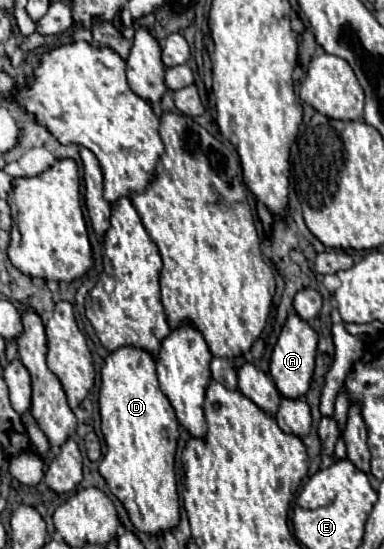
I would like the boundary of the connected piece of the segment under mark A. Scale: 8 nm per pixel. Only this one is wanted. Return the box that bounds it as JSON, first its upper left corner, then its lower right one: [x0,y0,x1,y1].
[270,312,318,398]

